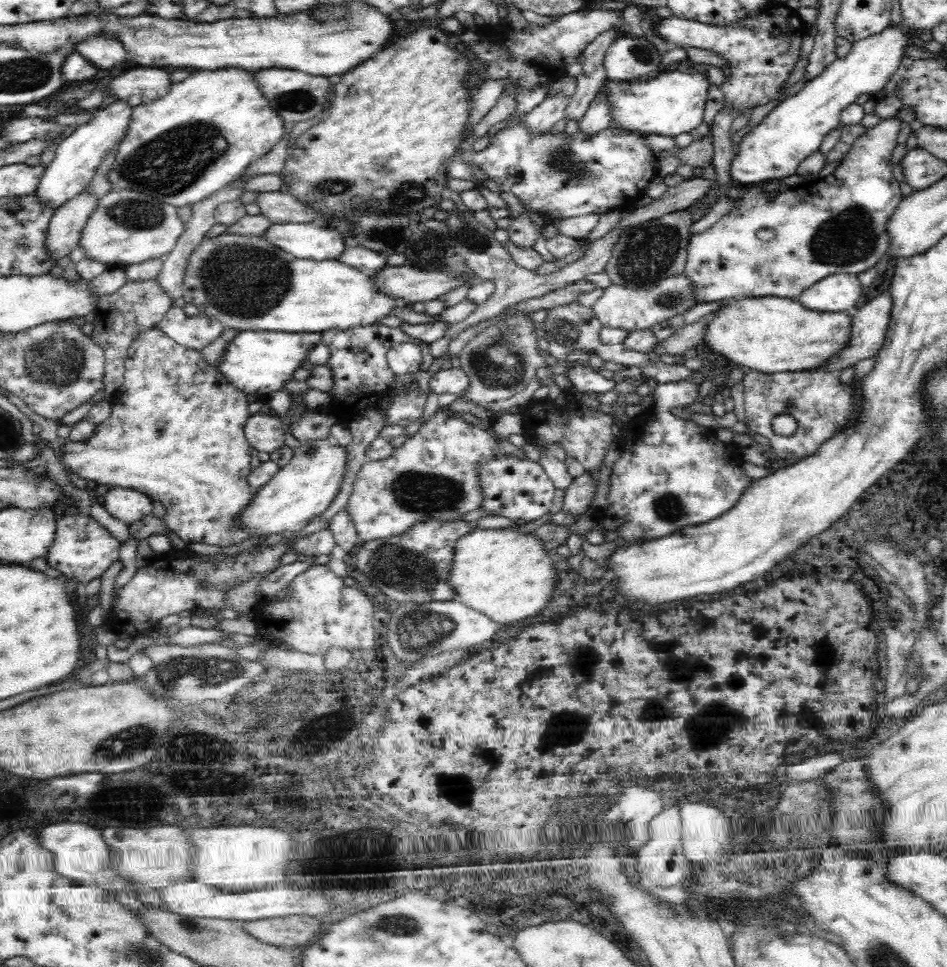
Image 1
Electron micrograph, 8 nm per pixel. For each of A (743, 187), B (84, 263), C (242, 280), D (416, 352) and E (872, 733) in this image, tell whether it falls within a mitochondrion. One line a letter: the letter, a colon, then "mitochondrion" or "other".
A: other
B: other
C: mitochondrion
D: other
E: other

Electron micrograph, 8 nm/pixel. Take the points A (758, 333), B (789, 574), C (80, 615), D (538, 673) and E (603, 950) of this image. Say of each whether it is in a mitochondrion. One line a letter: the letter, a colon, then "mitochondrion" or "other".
A: other
B: other
C: other
D: other
E: other

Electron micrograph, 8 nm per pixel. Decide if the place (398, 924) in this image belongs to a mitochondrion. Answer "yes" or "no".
yes

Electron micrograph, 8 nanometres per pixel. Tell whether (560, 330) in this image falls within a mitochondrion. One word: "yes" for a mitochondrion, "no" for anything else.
yes

